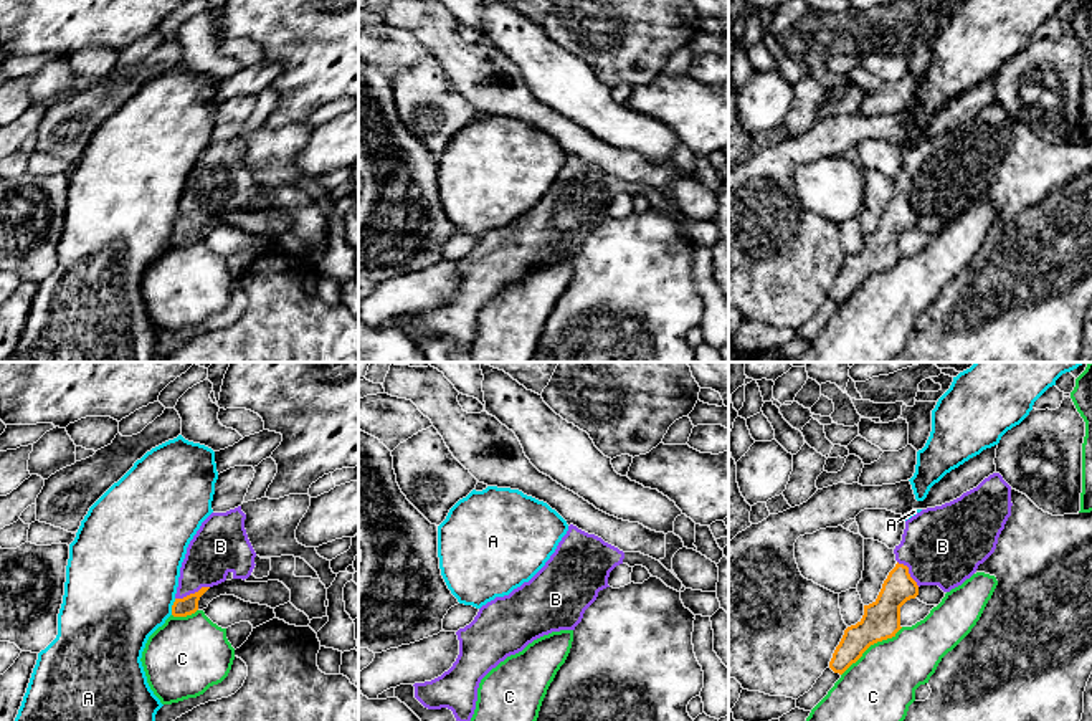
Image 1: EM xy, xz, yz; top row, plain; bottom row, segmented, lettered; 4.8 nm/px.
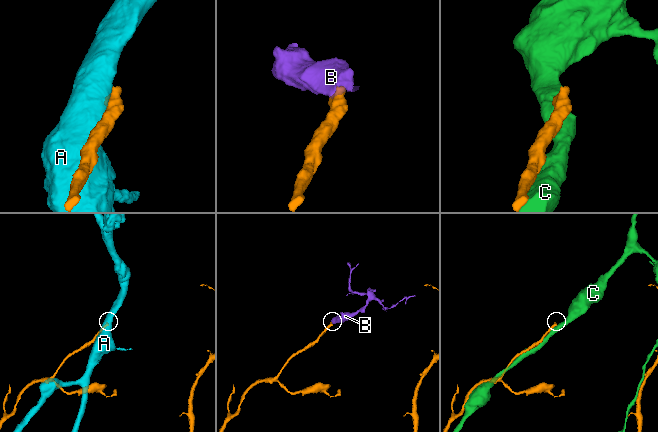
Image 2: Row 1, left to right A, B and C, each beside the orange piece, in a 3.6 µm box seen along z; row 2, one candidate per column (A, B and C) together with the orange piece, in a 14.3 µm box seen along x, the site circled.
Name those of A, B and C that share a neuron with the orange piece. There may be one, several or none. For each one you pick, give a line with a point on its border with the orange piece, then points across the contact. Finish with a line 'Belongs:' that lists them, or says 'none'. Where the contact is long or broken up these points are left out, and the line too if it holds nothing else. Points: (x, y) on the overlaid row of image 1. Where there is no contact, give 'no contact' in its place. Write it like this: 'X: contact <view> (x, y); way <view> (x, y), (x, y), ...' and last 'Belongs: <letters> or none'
B: contact xy (192, 594); way xy (187, 606), (192, 594), (197, 574), (217, 549)
Belongs: B

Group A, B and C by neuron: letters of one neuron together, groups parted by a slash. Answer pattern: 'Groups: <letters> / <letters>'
Groups: A / B / C

